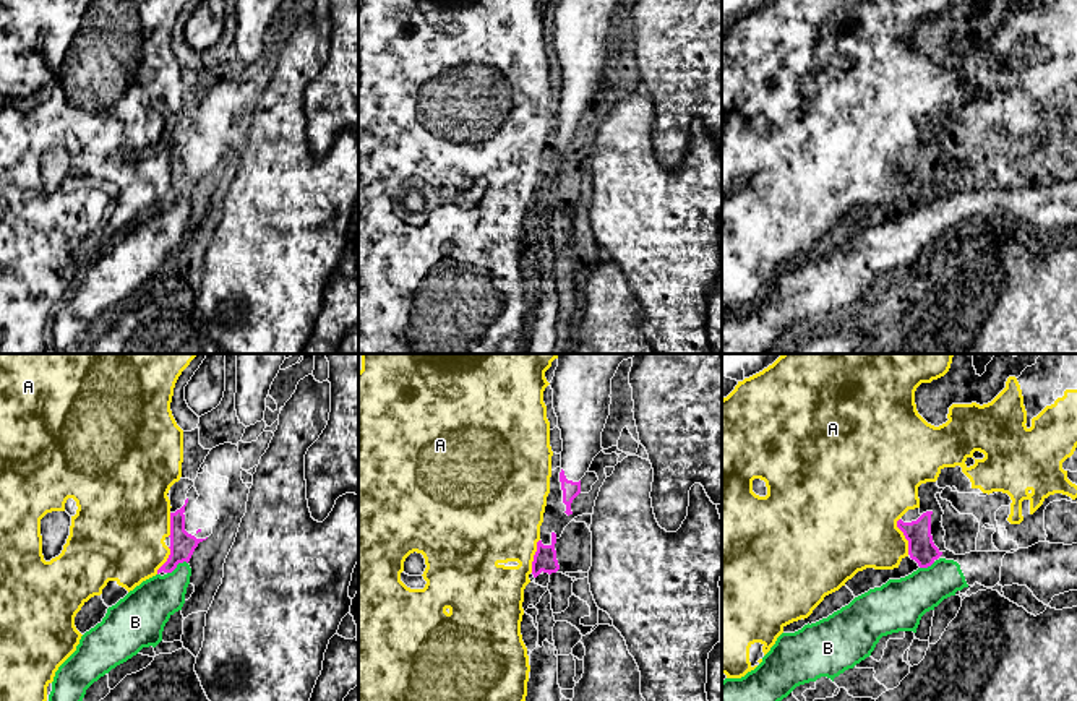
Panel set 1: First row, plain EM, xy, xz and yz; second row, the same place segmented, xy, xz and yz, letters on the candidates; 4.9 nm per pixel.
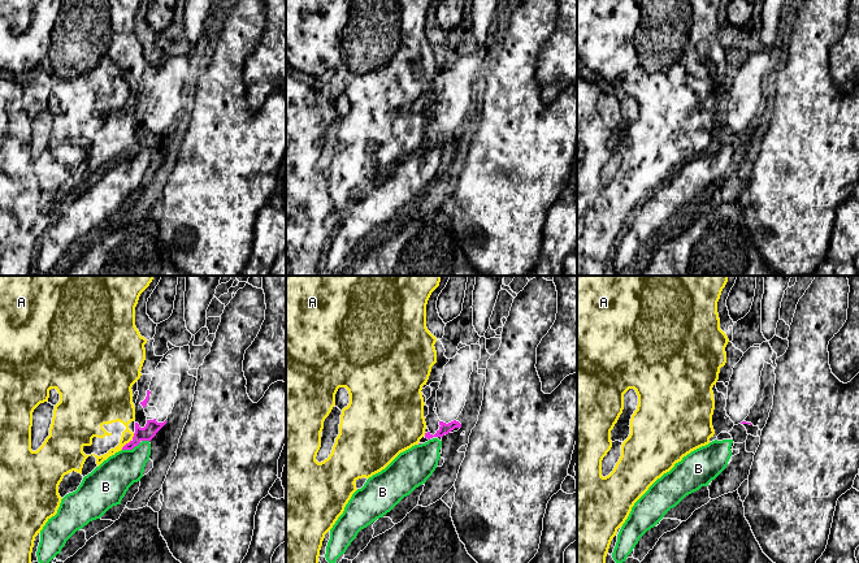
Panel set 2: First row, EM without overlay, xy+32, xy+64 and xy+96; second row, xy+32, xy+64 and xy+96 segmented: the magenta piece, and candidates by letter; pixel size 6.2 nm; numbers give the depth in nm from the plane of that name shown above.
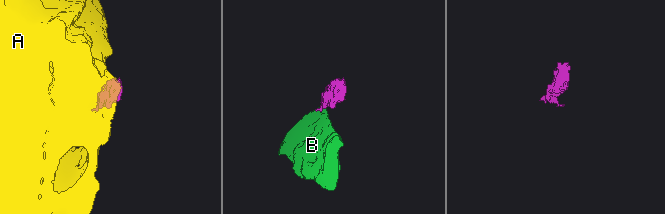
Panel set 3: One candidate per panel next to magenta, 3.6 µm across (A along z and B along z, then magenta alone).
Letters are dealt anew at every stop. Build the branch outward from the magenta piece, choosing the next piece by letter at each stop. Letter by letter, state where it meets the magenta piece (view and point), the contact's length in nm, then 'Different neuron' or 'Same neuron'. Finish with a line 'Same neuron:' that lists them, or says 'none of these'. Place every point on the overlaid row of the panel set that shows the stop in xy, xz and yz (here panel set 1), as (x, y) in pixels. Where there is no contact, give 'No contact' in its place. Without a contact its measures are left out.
A: Touches magenta at yz (904, 534). Shared border 190 nm. Different neuron
B: Touches magenta at xy (177, 563). Shared border 120 nm. Different neuron
Same neuron: none of these

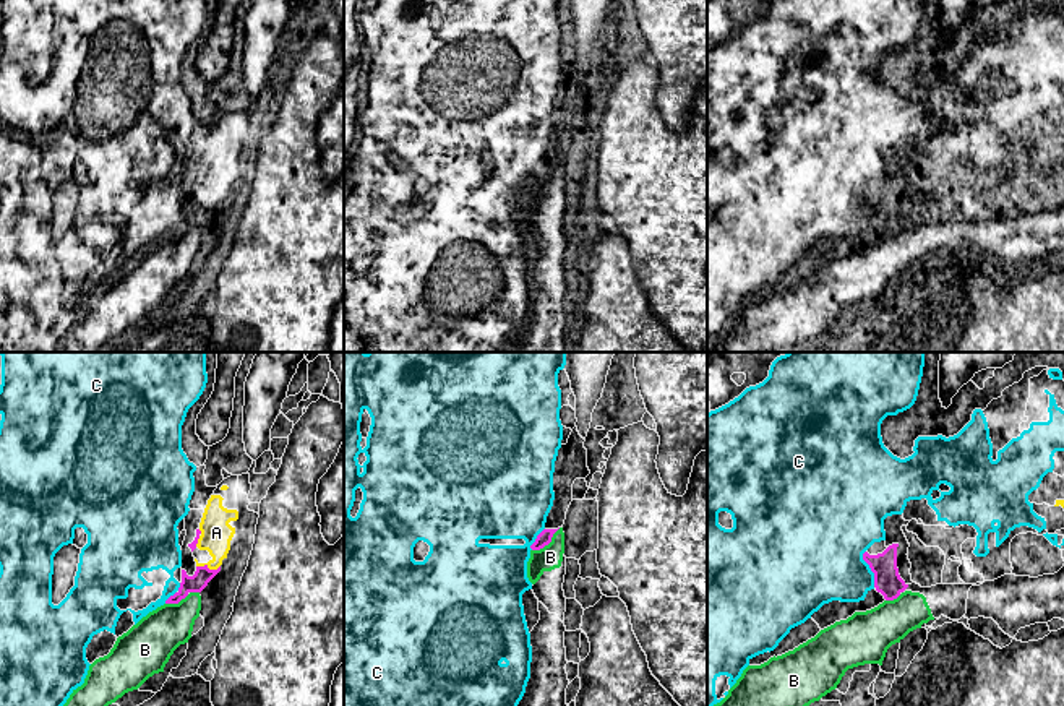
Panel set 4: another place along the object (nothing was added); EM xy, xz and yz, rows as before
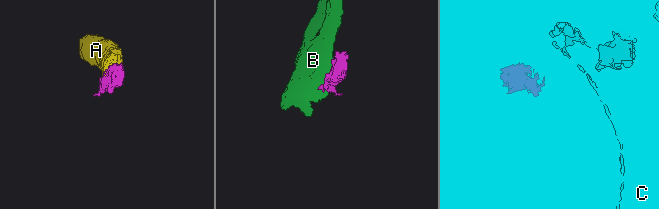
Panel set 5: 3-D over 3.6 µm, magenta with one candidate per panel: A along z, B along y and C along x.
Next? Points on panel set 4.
A: Touches magenta at xy (208, 568). Shared border 120 nm. Same neuron
B: Touches magenta at xy (182, 598). Shared border 180 nm. Different neuron
C: Touches magenta at yz (870, 567). Shared border 190 nm. Different neuron
Same neuron: A

